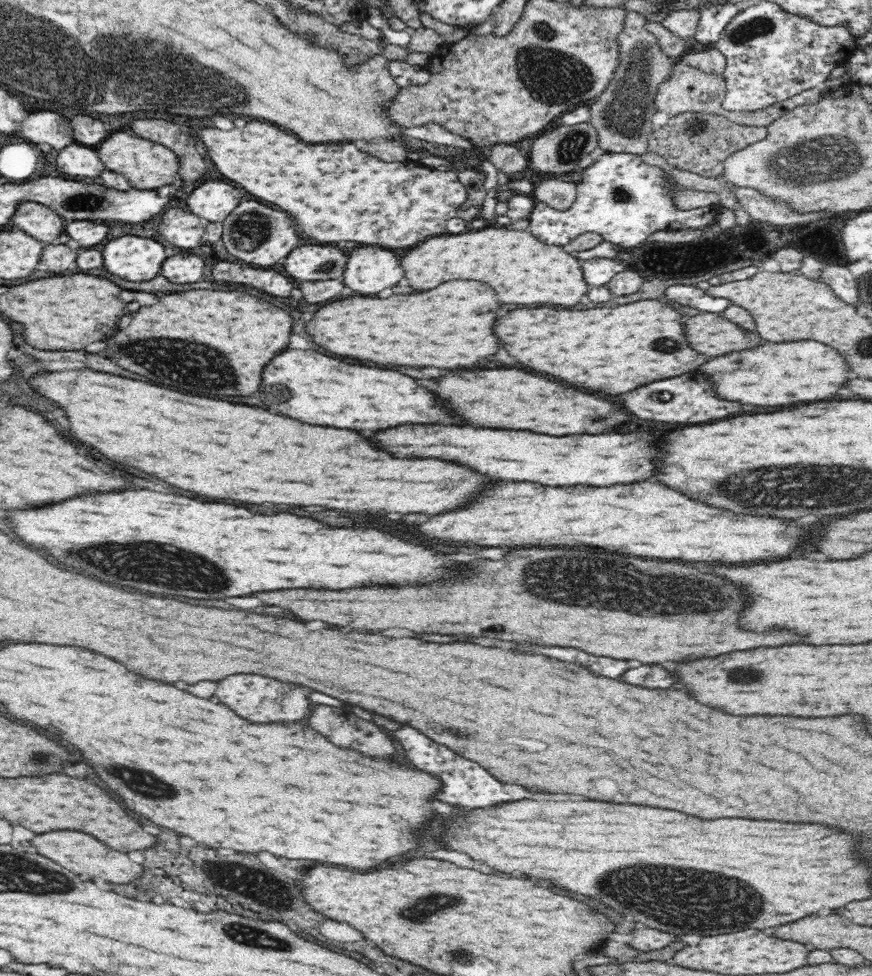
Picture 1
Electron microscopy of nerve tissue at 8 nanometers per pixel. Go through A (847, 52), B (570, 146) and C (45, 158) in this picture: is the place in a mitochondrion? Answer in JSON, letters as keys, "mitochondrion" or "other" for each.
{"A":"other","B":"mitochondrion","C":"other"}

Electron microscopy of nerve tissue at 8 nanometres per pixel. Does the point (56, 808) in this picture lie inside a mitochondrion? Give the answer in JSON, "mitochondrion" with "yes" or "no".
{"mitochondrion":"no"}

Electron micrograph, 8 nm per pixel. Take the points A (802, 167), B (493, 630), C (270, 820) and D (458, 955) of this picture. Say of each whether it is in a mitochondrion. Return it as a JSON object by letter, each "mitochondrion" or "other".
{"A":"mitochondrion","B":"other","C":"other","D":"mitochondrion"}

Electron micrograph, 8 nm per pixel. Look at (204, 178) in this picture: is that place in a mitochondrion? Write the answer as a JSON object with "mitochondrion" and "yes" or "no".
{"mitochondrion":"no"}

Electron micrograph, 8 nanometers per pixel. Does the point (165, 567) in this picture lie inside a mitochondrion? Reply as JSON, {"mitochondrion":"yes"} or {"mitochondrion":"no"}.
{"mitochondrion":"yes"}

